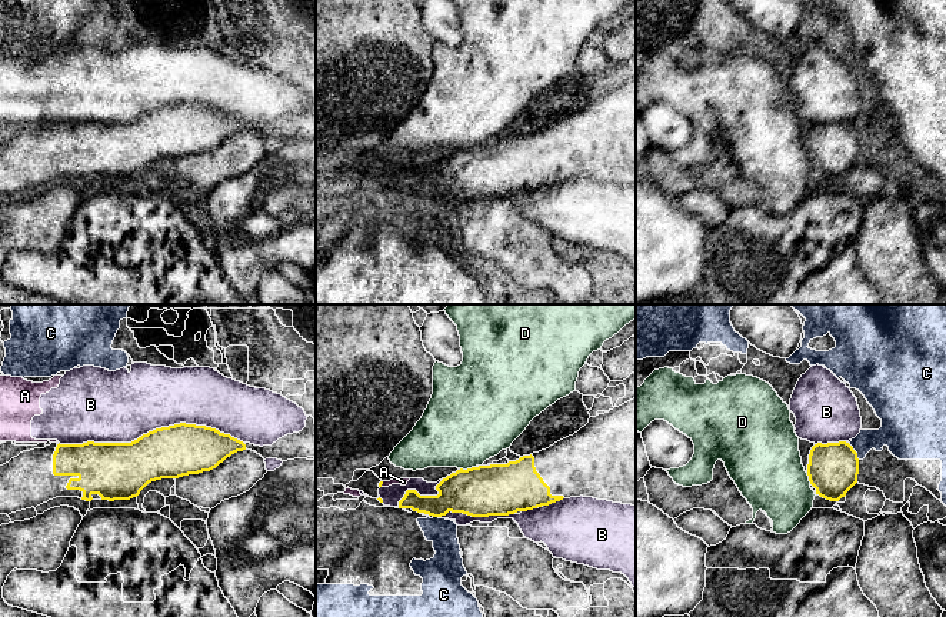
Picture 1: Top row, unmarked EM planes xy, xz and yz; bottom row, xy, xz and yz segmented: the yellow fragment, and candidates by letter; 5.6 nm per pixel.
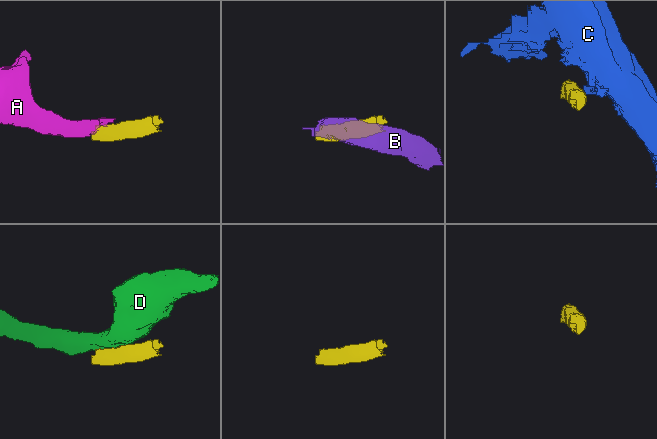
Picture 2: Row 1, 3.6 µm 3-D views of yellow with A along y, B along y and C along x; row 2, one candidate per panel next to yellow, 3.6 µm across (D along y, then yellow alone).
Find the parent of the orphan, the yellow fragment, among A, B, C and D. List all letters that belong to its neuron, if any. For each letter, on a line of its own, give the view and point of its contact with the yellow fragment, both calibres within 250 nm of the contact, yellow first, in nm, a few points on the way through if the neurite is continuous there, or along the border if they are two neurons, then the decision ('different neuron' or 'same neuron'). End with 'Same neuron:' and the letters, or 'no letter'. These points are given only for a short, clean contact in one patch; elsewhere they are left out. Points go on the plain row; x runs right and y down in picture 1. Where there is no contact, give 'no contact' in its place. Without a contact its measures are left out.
A: meets yellow in xz at (382, 163); 20 nm thick on the yellow side, 50 nm on the other; border along xz (383, 162), (380, 166); different neuron
B: meets yellow in xy at (150, 112); 300 nm thick on the yellow side, 400 nm on the other; different neuron
C: meets yellow in yz at (855, 132); 280 nm thick on the yellow side, 170 nm on the other; border along yz (848, 123), (859, 139); different neuron
D: meets yellow in xz at (467, 149); 280 nm thick on the yellow side, 460 nm on the other; different neuron
Same neuron: no letter

